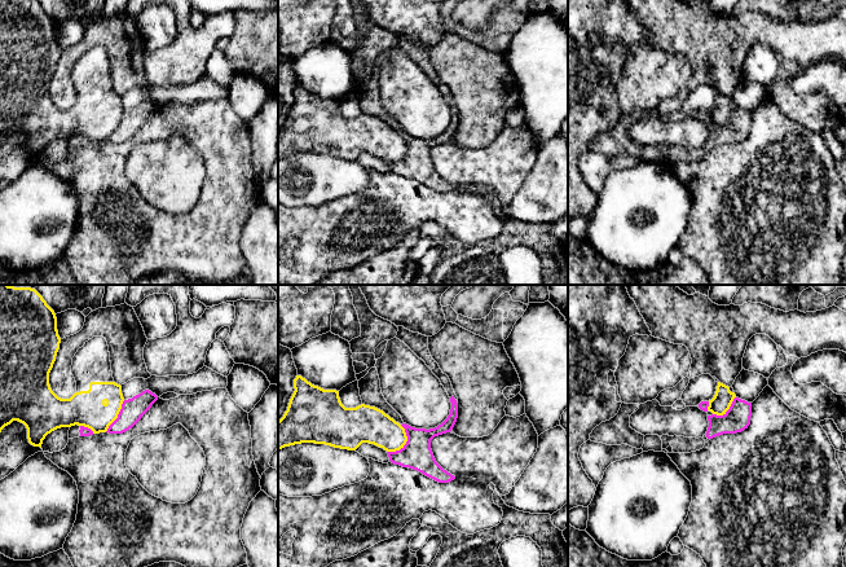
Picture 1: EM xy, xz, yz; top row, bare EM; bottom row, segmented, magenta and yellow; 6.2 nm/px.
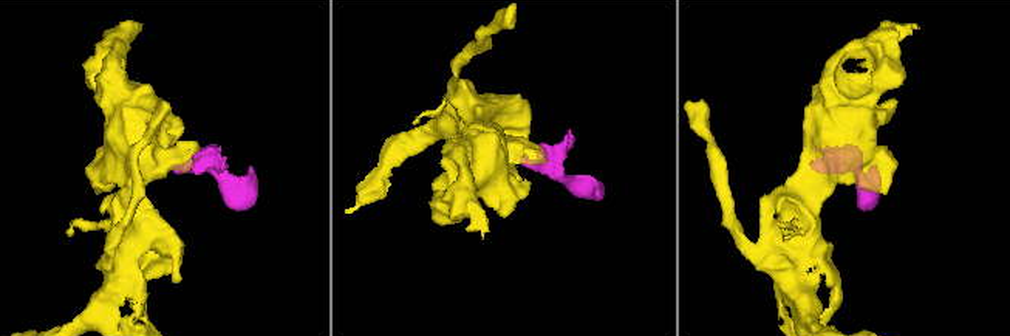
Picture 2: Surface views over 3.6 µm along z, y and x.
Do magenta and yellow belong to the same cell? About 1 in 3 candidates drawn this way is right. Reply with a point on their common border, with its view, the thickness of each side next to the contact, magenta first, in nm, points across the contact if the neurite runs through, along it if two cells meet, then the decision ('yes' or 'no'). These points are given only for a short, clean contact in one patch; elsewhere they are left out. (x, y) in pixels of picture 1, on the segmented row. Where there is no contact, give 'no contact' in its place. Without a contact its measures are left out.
contact xz (406, 443); calibres 190 and 220 nm; border xz (401, 425), (406, 442), (399, 449), (387, 452); no

